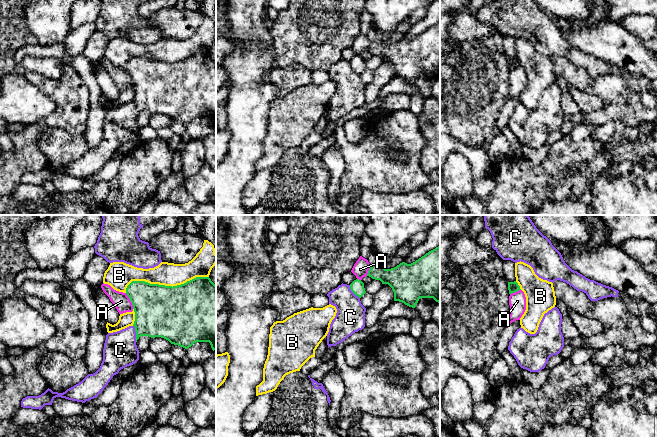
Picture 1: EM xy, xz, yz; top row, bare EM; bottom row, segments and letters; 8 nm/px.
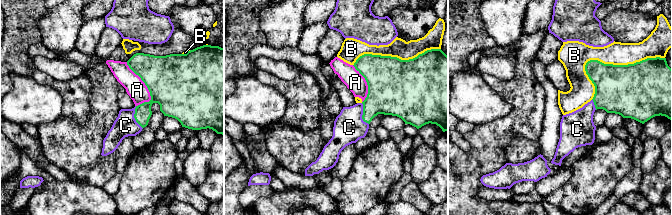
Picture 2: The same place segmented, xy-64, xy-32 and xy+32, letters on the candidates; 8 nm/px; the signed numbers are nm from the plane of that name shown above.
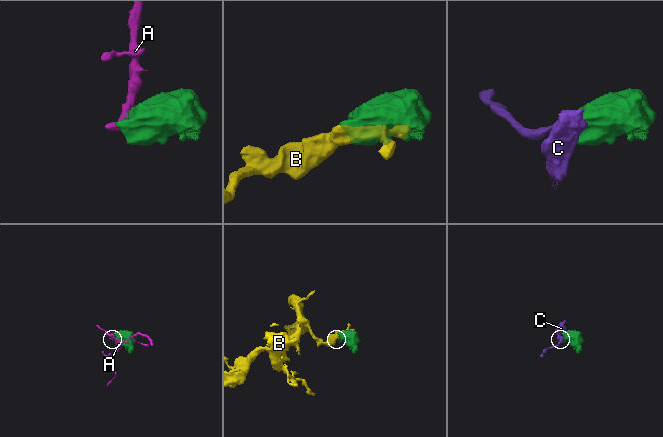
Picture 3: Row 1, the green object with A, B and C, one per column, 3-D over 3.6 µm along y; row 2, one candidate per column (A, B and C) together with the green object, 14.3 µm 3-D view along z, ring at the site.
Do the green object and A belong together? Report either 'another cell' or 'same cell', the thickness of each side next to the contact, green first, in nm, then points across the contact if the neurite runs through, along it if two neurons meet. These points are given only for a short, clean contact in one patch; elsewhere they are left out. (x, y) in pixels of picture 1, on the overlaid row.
another cell; calibres 400 and 140 nm

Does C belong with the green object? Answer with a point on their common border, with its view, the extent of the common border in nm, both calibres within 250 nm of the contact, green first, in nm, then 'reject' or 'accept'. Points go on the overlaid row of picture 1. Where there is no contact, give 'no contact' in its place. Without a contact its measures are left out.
xy (136, 333) | 140 nm | 400/280 nm | reject

